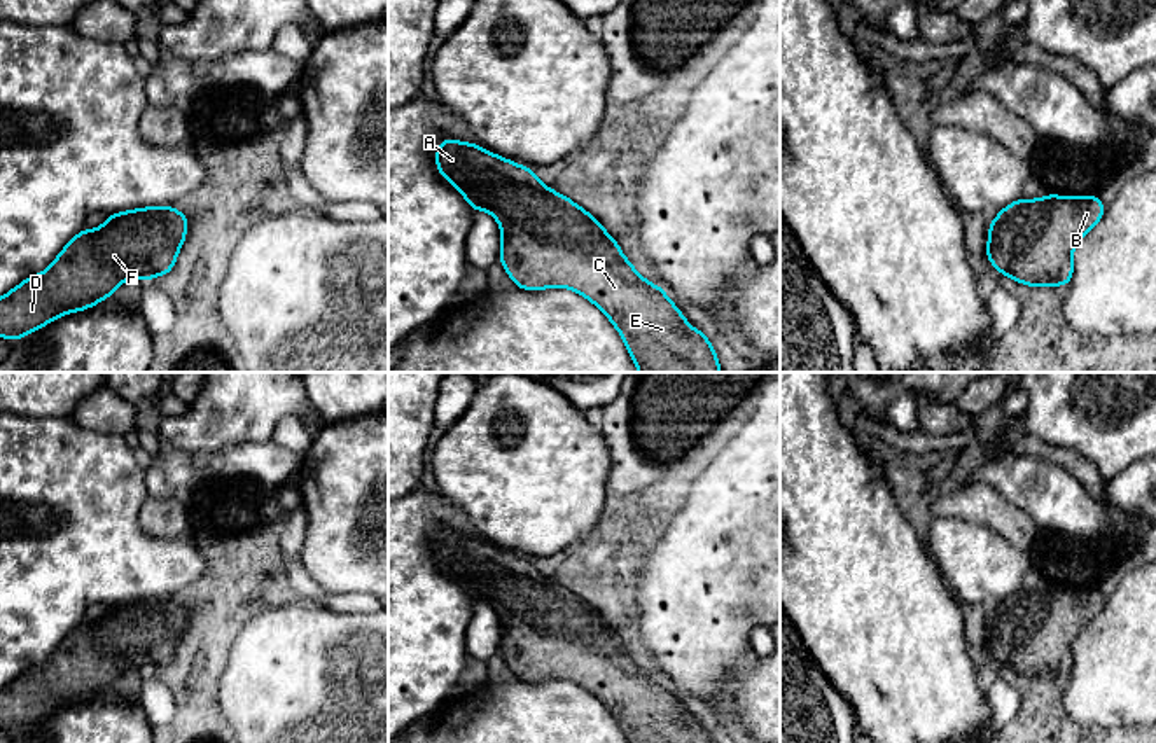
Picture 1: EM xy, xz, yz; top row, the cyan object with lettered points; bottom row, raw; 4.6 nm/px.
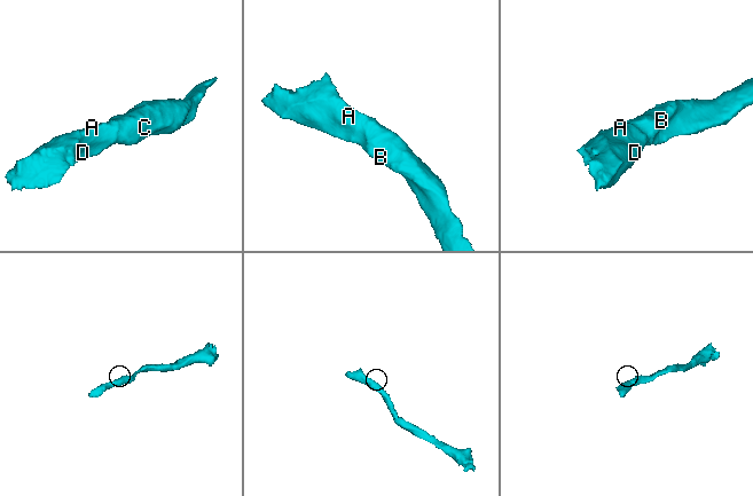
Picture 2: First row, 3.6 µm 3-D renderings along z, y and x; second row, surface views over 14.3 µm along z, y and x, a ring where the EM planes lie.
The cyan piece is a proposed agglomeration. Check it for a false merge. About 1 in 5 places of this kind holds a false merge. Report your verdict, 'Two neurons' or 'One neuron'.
One neuron

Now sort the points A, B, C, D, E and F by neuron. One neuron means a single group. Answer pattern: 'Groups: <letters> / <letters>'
Groups: A B C D E F

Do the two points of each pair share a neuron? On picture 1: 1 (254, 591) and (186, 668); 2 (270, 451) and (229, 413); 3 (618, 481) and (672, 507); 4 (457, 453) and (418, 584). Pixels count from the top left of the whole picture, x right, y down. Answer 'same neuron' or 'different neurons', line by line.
1: same neuron
2: different neurons
3: same neuron
4: different neurons

